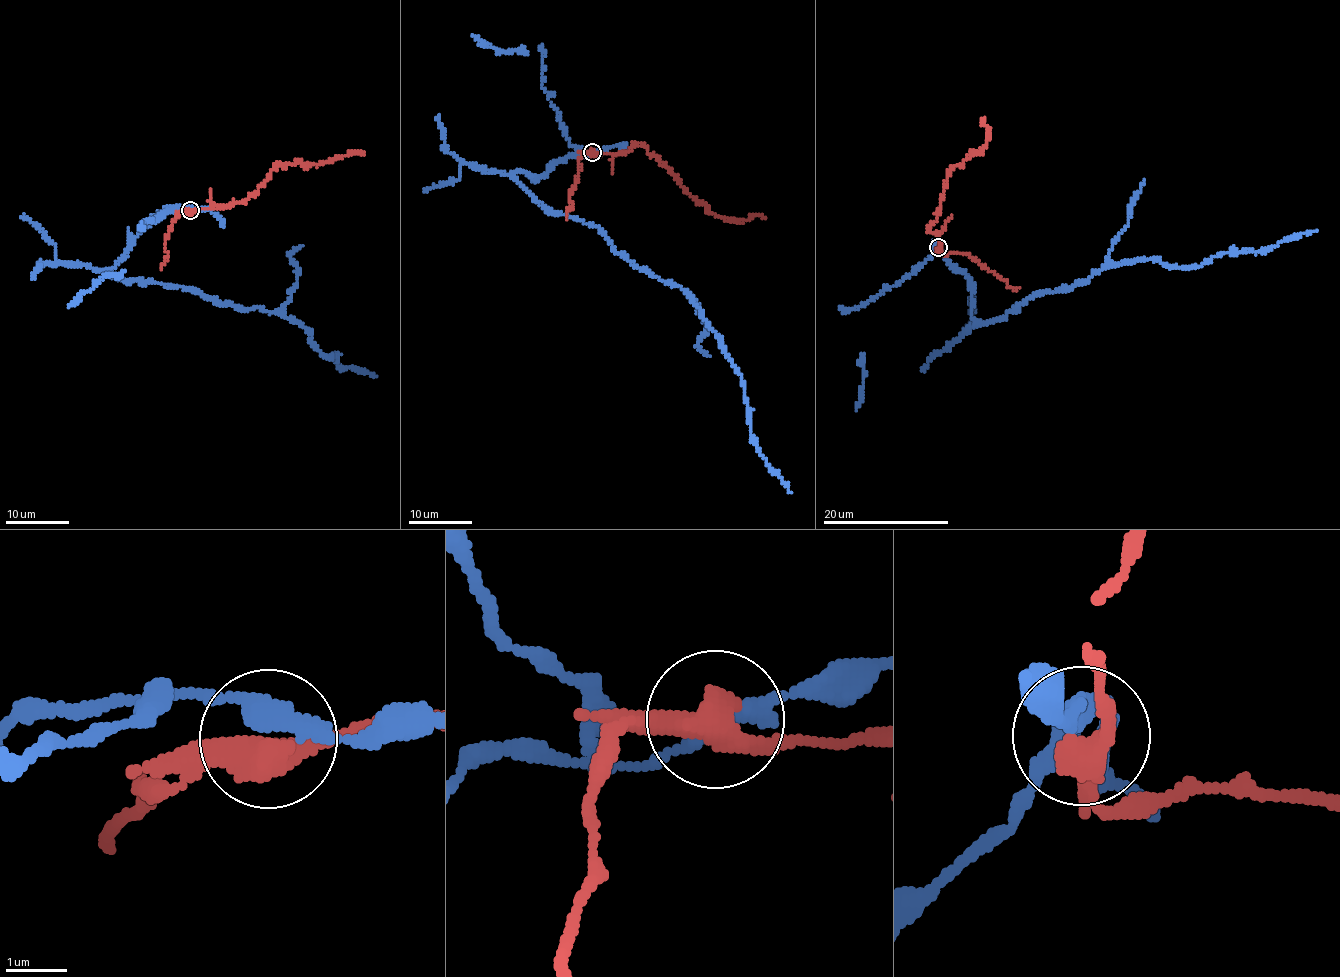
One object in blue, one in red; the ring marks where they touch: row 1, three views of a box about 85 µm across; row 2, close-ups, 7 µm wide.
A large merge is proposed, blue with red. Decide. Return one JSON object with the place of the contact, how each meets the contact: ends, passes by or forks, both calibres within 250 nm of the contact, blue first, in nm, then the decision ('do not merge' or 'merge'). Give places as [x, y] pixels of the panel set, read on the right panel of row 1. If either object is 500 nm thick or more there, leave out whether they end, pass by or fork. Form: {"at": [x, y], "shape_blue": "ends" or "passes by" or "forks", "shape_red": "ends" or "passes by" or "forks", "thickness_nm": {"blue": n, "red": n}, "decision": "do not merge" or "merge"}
{"at": [938, 247], "shape_blue": "passes by", "shape_red": "passes by", "thickness_nm": {"blue": 320, "red": 440}, "decision": "do not merge"}

